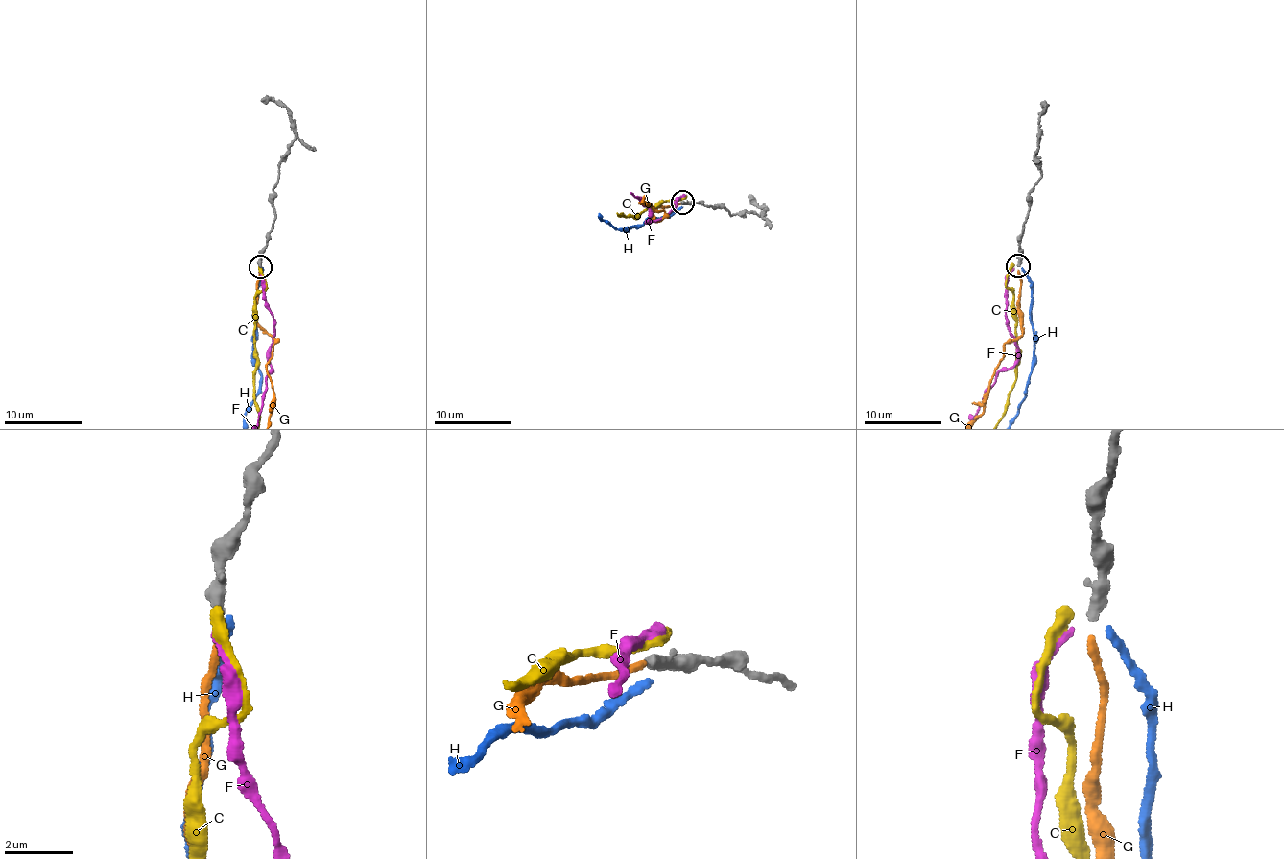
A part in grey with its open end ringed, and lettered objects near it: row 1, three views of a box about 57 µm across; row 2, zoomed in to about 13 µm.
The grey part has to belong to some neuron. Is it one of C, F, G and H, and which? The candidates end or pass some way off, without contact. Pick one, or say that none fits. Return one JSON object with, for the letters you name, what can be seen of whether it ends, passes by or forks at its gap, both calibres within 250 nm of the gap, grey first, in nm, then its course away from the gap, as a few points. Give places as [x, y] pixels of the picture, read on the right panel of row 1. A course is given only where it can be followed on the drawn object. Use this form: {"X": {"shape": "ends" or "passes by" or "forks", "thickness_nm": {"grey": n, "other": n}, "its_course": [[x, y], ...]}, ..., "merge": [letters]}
{"G": {"shape": "ends", "thickness_nm": {"grey": 360, "other": 220}}, "merge": ["G"]}

